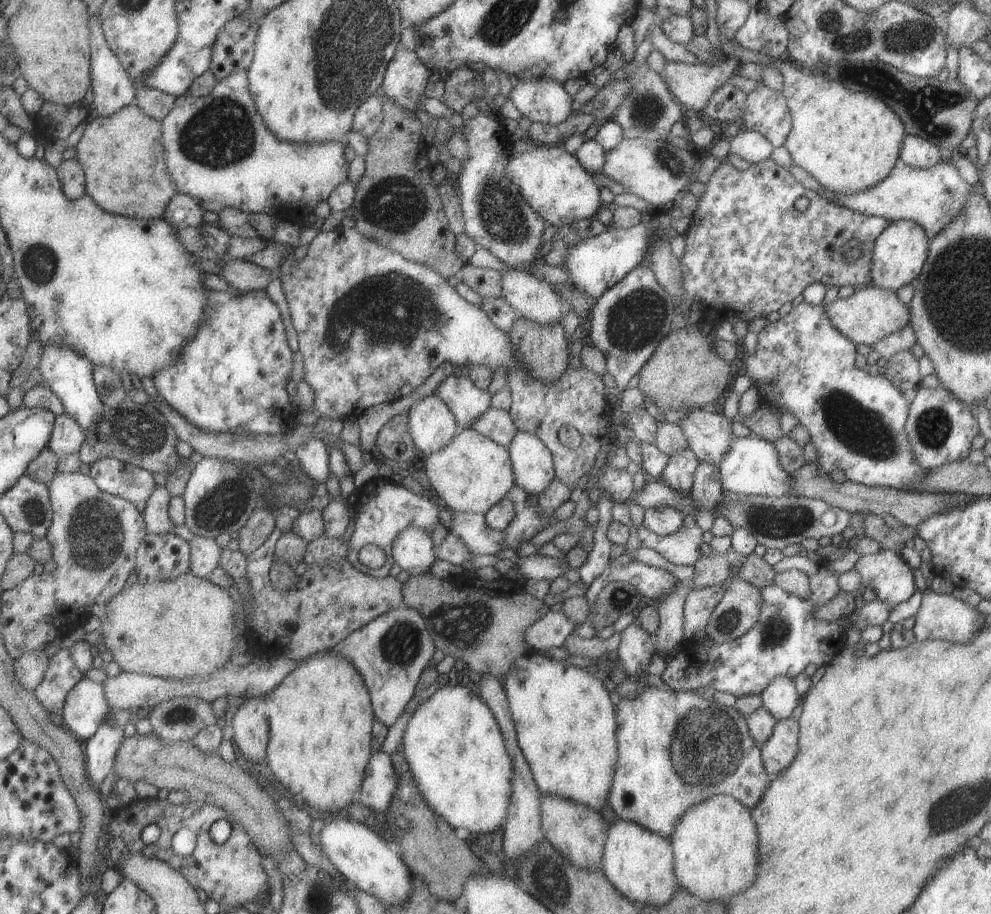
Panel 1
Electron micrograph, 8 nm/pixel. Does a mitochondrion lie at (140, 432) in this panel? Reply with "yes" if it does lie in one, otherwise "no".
yes

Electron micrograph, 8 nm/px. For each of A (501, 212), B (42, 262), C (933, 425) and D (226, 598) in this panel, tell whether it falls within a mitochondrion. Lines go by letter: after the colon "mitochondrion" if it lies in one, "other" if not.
A: mitochondrion
B: mitochondrion
C: mitochondrion
D: other

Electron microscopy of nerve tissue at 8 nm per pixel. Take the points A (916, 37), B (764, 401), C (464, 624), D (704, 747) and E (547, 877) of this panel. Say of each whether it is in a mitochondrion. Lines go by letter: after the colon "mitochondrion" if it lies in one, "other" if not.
A: mitochondrion
B: other
C: mitochondrion
D: mitochondrion
E: mitochondrion

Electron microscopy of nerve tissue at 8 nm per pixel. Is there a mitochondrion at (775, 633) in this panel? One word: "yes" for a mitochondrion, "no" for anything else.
yes

